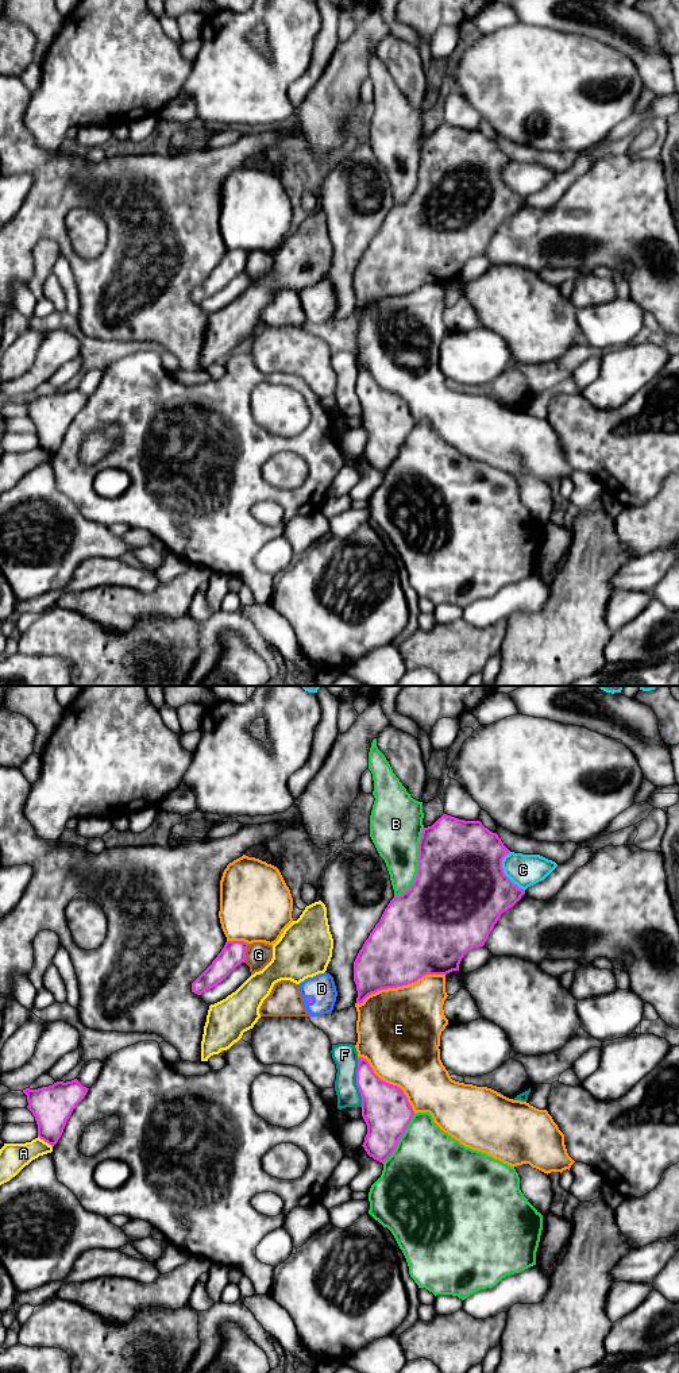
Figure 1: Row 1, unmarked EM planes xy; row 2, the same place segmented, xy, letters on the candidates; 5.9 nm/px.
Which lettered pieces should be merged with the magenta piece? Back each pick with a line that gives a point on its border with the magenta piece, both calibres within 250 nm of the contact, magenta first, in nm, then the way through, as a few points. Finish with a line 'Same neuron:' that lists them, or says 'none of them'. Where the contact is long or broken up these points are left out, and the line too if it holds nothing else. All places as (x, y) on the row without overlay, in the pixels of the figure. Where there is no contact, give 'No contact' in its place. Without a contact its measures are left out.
D: Touches magenta at xy (309, 307). Thickness 30 nm (magenta) against 170 nm. Path across: xy (309, 308), (309, 307), (321, 297)
Same neuron: D

